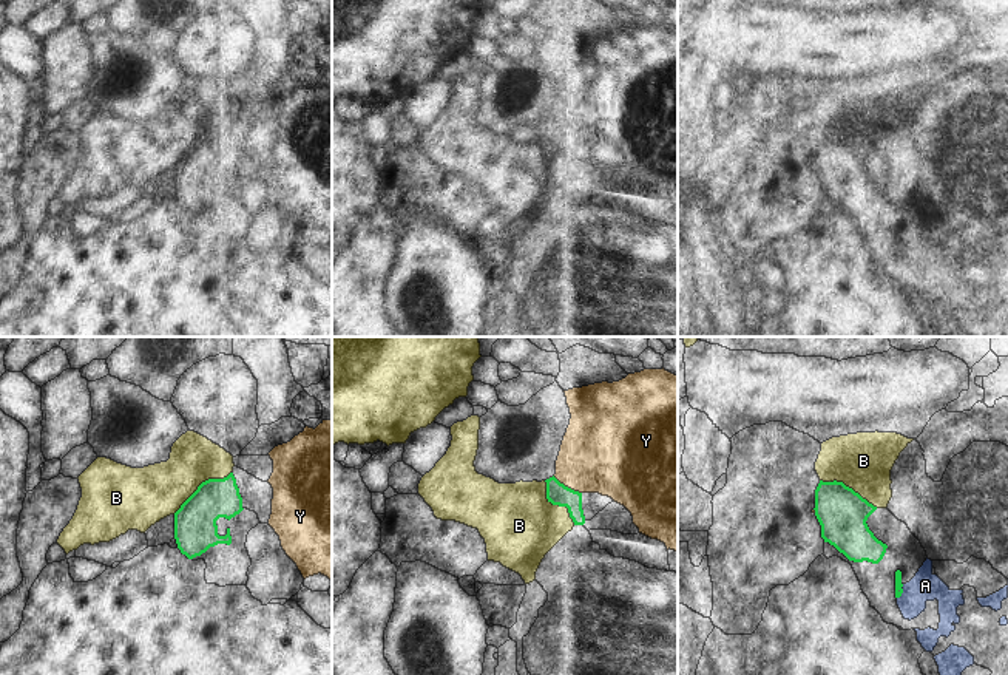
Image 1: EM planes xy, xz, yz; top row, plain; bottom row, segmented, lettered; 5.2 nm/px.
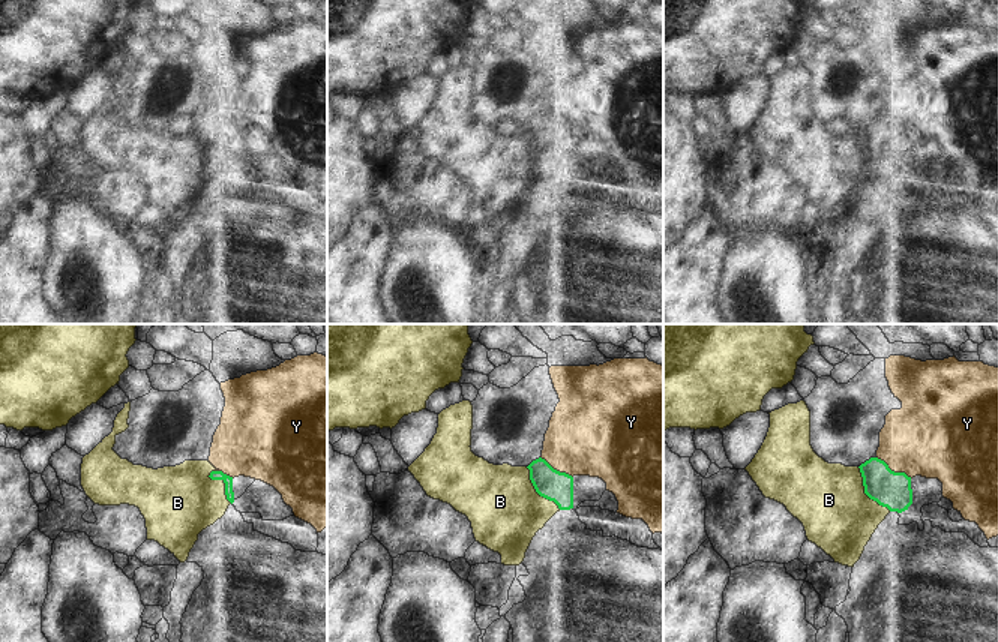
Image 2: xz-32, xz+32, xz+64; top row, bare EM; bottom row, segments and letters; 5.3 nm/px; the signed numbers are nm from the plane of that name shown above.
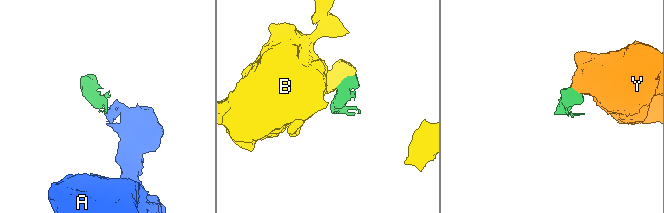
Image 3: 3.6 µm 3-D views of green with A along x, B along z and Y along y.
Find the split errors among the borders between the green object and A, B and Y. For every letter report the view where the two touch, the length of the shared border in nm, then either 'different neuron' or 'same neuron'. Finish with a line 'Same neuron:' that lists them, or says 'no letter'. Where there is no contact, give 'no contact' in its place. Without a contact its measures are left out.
A: contact in yz; length 90 nm; same neuron
B: contact in xy; length 380 nm; different neuron
Y: contact in xz; length 180 nm; same neuron
Same neuron: A, Y

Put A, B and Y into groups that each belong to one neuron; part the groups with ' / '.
A Y / B

